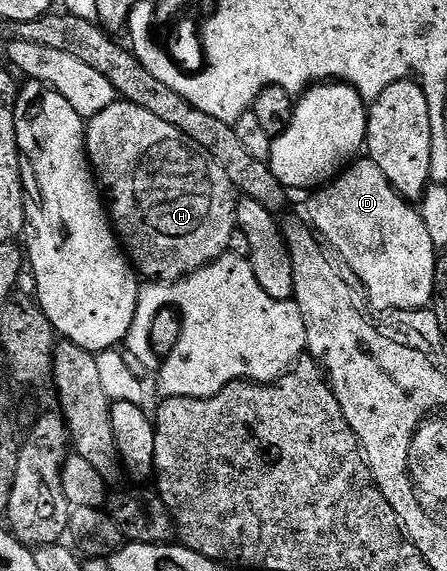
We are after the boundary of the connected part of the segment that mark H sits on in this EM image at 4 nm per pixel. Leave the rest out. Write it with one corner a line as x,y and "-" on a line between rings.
115,99
108,107
104,107
102,111
86,121
86,156
91,169
94,170
94,176
101,192
104,194
104,204
110,214
110,224
113,225
115,233
118,234
119,242
130,264
147,282
169,283
178,281
180,278
186,277
187,274
210,265
217,257
227,256
232,231
238,228
236,190
229,181
228,175
225,174
224,167
188,135
184,135
182,131
172,127
171,124
164,123
159,116
152,115
151,111
146,111
135,103

